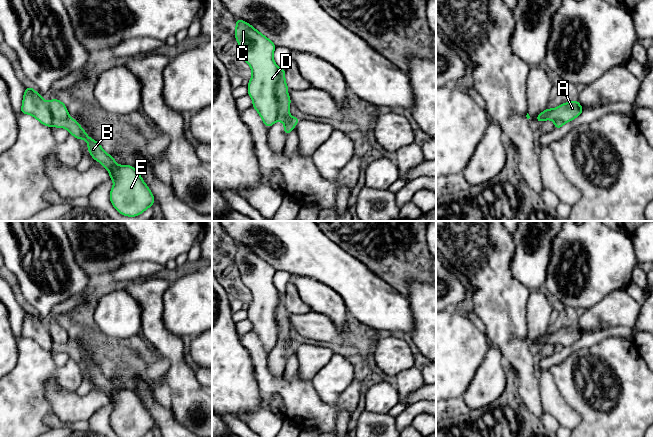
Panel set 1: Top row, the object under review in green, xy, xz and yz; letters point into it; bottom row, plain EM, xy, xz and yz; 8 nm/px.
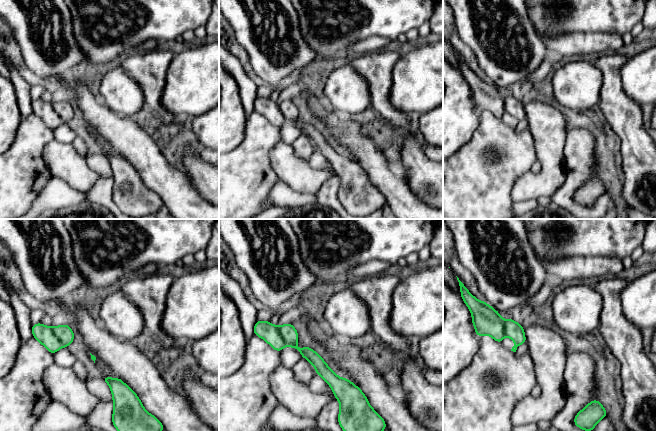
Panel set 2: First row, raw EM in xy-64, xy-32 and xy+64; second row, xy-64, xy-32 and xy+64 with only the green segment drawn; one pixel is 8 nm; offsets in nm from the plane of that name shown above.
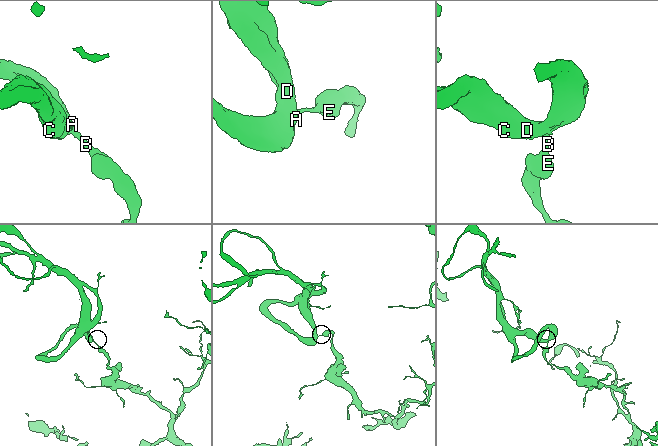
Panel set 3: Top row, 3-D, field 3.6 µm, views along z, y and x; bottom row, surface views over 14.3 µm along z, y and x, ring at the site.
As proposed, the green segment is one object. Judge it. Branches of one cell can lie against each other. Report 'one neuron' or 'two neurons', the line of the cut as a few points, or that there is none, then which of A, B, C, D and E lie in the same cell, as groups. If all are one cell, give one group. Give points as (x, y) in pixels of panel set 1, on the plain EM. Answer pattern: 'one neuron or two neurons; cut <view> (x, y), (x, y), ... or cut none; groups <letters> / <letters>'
two neurons; cut xy (69, 341), (59, 345), (54, 344), (50, 350); groups A C D / B E

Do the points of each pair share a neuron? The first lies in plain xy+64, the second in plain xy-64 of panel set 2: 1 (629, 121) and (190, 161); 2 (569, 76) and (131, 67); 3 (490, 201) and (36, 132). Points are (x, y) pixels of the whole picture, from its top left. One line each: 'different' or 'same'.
1: same
2: different
3: same

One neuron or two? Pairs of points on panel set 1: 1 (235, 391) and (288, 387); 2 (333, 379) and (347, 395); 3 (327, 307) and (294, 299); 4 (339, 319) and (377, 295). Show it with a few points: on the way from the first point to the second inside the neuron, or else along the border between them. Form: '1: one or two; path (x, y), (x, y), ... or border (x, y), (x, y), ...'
1: two; border (253, 366), (253, 376), (264, 407)
2: two; border (358, 372), (334, 403), (322, 400)
3: two; border (291, 282), (299, 297), (311, 310)
4: two; border (334, 291), (341, 297), (348, 311)

